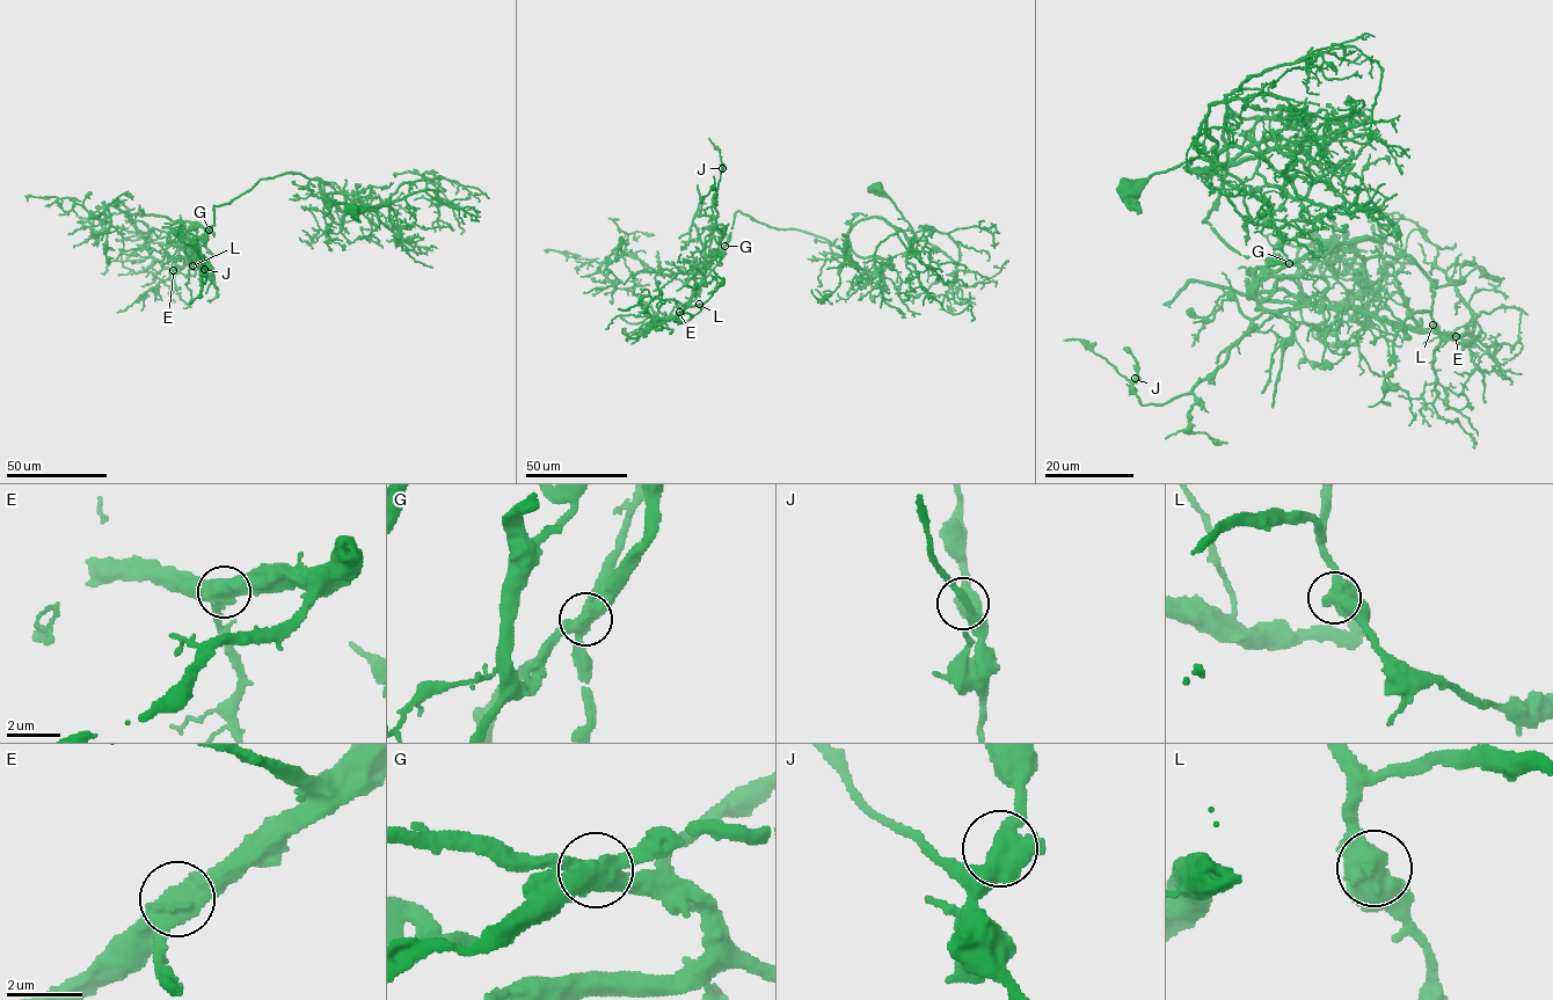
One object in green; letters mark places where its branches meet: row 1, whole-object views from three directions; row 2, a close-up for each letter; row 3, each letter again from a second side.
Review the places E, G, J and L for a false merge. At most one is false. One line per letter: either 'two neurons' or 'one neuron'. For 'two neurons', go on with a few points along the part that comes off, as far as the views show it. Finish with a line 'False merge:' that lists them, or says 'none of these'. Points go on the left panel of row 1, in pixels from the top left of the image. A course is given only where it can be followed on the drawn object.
E: one neuron
G: two neurons | (209, 230), (195, 238), (191, 260), (169, 269), (148, 253), (129, 210), (116, 199), (124, 203)
J: one neuron
L: one neuron
False merge: G

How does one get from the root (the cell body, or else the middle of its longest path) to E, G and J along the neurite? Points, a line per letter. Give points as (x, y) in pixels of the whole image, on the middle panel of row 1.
E: (879, 189), (908, 230), (859, 219), (839, 270), (848, 255), (830, 242), (737, 211), (679, 312)
G: (879, 189), (908, 230), (859, 219), (839, 270), (848, 255), (830, 242), (738, 211), (724, 246)
J: (879, 189), (908, 230), (859, 219), (839, 270), (848, 255), (830, 242), (738, 211), (712, 261), (722, 168)

